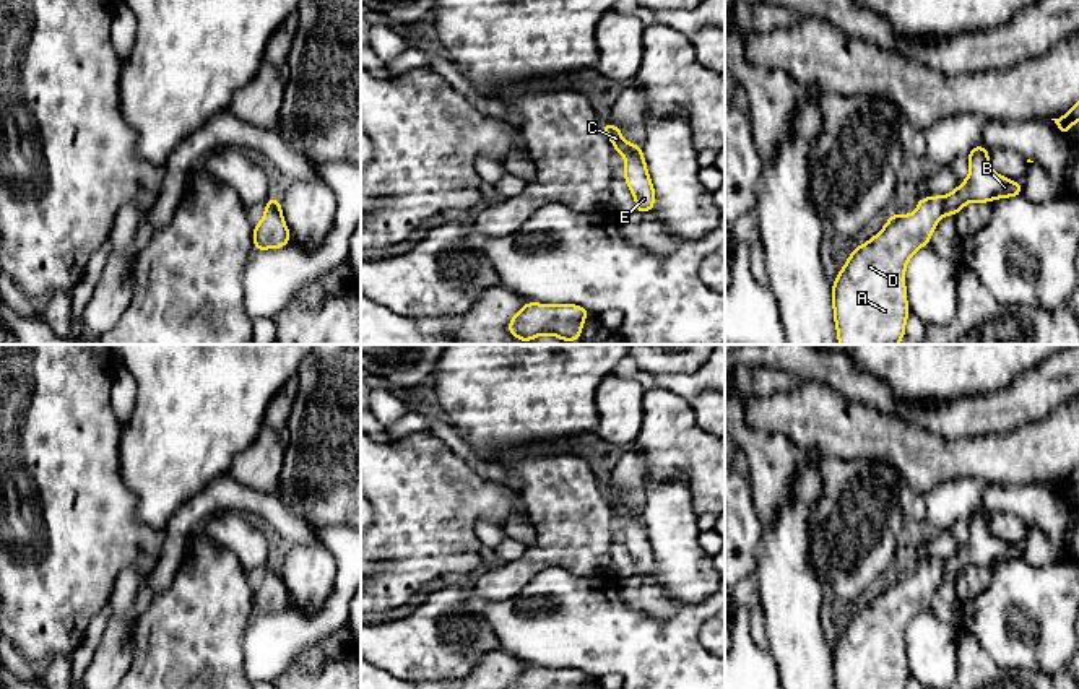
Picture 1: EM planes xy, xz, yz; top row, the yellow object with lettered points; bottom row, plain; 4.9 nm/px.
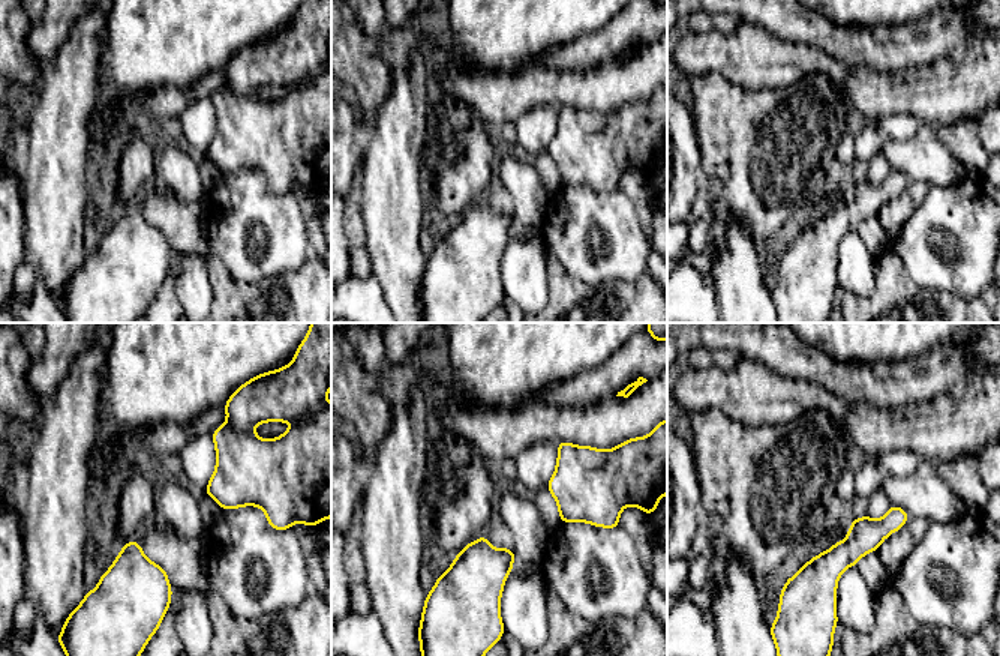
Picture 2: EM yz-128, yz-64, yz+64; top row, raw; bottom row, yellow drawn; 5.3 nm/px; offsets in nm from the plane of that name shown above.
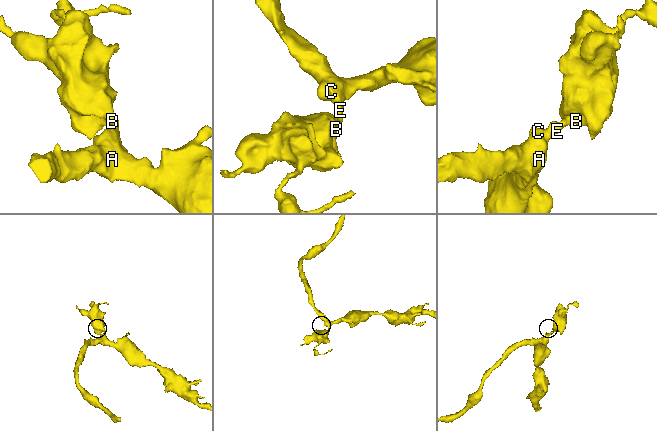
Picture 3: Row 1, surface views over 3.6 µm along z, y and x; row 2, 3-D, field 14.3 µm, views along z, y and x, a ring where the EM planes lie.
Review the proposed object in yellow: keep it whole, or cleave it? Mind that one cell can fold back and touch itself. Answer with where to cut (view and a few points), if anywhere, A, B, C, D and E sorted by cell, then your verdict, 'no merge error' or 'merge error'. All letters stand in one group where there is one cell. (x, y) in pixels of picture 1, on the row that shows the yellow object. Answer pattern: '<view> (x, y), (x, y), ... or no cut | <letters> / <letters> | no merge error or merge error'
no cut | A B C D E | no merge error

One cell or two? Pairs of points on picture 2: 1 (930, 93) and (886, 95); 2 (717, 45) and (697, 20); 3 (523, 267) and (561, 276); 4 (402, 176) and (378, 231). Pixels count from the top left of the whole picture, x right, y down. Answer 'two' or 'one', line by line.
1: one
2: two
3: two
4: one

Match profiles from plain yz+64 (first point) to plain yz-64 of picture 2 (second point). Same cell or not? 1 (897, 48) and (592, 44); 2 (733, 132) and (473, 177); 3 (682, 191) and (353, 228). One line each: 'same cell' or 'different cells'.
1: same cell
2: same cell
3: different cells

